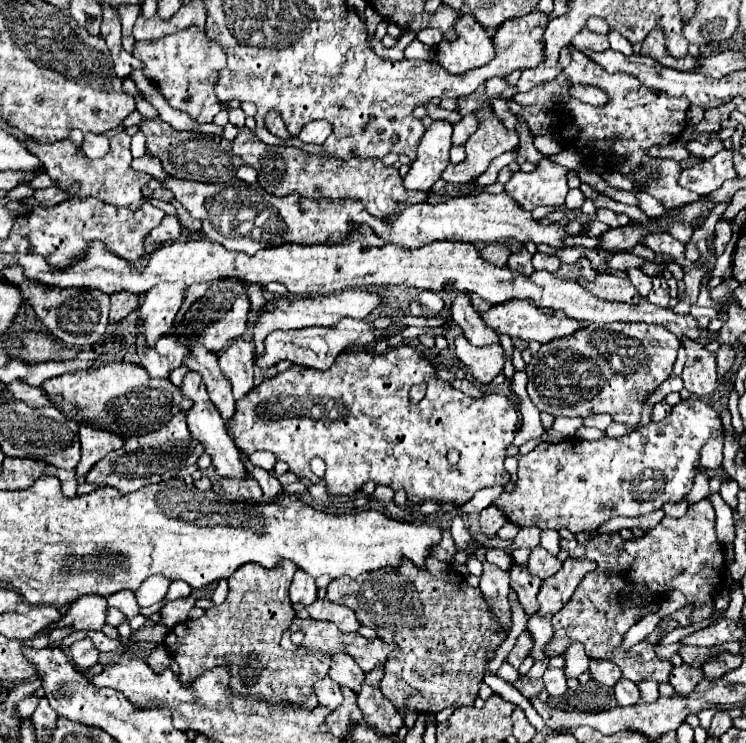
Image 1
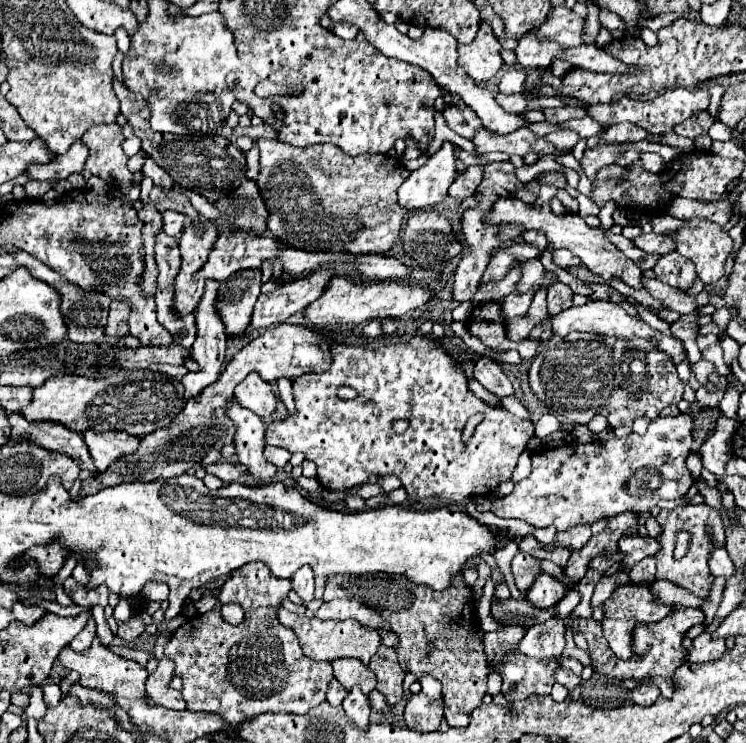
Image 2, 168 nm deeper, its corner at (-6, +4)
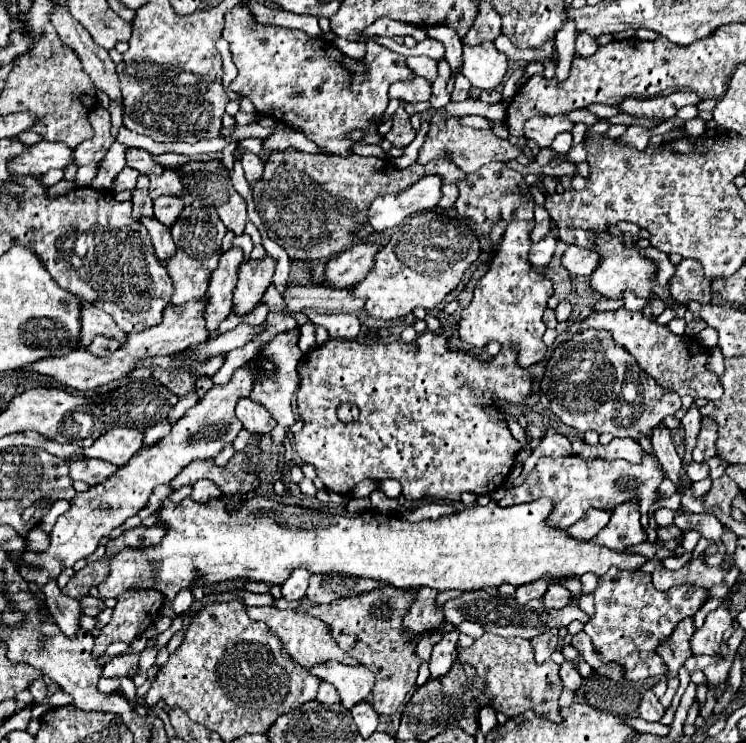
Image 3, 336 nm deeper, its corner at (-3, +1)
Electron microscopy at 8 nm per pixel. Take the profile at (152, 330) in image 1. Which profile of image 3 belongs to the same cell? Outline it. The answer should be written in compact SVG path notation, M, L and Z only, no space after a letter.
M193 199L193 203L187 203L179 215L179 219L171 225L171 235L175 239L177 251L171 259L167 259L165 267L167 273L173 279L173 305L183 305L187 301L201 299L207 291L207 279L211 279L211 271L215 271L219 257L221 257L221 239L227 233L223 221L219 219L215 207L205 205L201 199Z

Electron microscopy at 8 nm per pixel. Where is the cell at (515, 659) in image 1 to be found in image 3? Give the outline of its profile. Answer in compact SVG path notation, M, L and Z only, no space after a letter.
M551 629L551 631L531 639L531 643L533 643L533 649L535 649L535 661L545 663L551 657L551 653L557 649L557 631Z

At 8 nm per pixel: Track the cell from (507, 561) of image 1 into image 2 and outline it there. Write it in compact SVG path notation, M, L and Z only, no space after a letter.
M518 552L514 556L514 560L512 560L512 574L514 574L516 586L518 586L520 592L526 592L532 586L532 582L534 582L538 572L540 572L540 564L538 564L536 558L532 558L526 552Z

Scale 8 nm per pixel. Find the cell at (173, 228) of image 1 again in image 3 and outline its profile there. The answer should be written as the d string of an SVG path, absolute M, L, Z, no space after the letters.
M171 195L157 197L155 199L155 217L165 227L171 227L171 223L175 223L175 219L179 217L179 211L183 207L185 207L185 199L183 197L171 197Z

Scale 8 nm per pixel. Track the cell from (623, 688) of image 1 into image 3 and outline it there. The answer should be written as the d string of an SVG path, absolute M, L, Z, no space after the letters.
M647 691L641 699L641 705L639 705L639 713L641 713L641 719L645 721L661 721L665 709L661 707L659 699L653 695L653 691Z

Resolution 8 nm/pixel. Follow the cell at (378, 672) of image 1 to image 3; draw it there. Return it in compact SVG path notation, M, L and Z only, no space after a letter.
M385 585L361 595L341 597L331 605L311 605L307 609L307 613L327 623L331 637L347 655L355 657L361 665L375 673L377 681L373 685L373 707L381 715L395 713L405 701L407 693L411 693L415 687L417 669L421 665L415 647L421 635L411 635L411 631L403 627L403 617L407 615L413 599L415 591L399 591Z

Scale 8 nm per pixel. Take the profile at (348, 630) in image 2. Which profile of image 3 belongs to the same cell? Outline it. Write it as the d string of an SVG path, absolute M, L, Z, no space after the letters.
M247 607L247 615L249 615L253 621L263 621L263 623L267 623L267 627L281 639L281 643L283 643L285 651L291 655L291 659L293 659L295 663L299 663L301 667L305 667L305 669L313 667L315 663L329 661L329 659L339 661L339 663L347 663L347 665L355 665L355 663L357 663L353 657L345 655L345 653L337 647L337 643L333 641L327 625L325 625L321 619L317 619L317 617L313 617L313 615L305 613L305 611L299 611L299 609L279 611L279 609L275 609L275 607Z

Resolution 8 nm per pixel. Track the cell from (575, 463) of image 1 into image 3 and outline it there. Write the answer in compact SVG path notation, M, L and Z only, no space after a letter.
M645 453L643 463L633 465L623 459L581 459L581 457L561 457L561 459L549 459L541 457L535 469L527 475L527 479L505 493L505 497L499 501L501 507L517 505L517 503L529 503L539 497L549 497L555 505L549 525L557 529L567 529L573 523L577 523L587 509L613 509L619 503L625 503L627 499L639 497L639 509L641 513L647 513L649 507L655 503L655 491L659 483L665 479L663 467L657 457L651 457Z

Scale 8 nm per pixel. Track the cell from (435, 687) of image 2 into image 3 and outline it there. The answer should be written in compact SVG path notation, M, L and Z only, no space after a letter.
M457 629L451 631L451 633L445 633L441 637L441 641L433 647L433 655L431 655L431 661L429 661L431 677L445 675L451 669L451 665L457 657L457 635L459 635Z

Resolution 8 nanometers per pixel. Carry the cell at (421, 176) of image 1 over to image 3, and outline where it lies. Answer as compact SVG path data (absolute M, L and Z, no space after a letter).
M435 175L423 177L413 187L387 199L387 195L375 199L369 207L367 219L375 233L397 227L405 217L437 207L441 199L441 179Z

